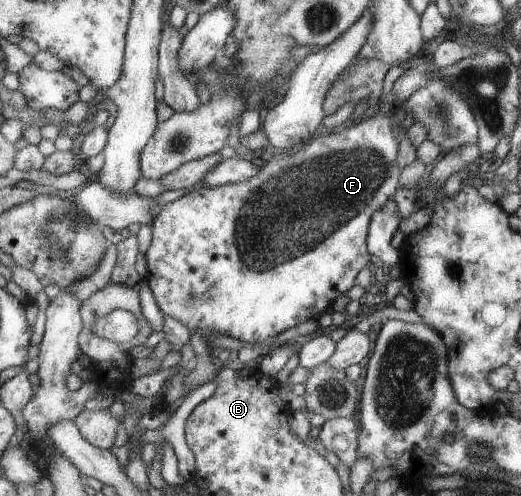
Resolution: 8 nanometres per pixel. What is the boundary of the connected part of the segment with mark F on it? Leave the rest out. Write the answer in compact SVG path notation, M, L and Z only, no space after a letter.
M381 110L368 120L356 121L350 118L340 128L322 132L304 145L299 145L292 152L276 152L269 163L261 164L261 171L245 183L232 183L217 187L196 186L182 198L168 203L151 224L151 243L144 255L147 262L147 284L152 289L155 299L166 315L183 322L192 333L201 331L207 342L212 334L224 334L245 343L256 343L270 336L282 334L284 330L298 326L308 320L316 320L328 312L344 292L356 285L356 278L366 262L374 262L368 246L369 229L376 212L395 198L400 188L402 172L398 170L398 138L394 136L392 122Z

